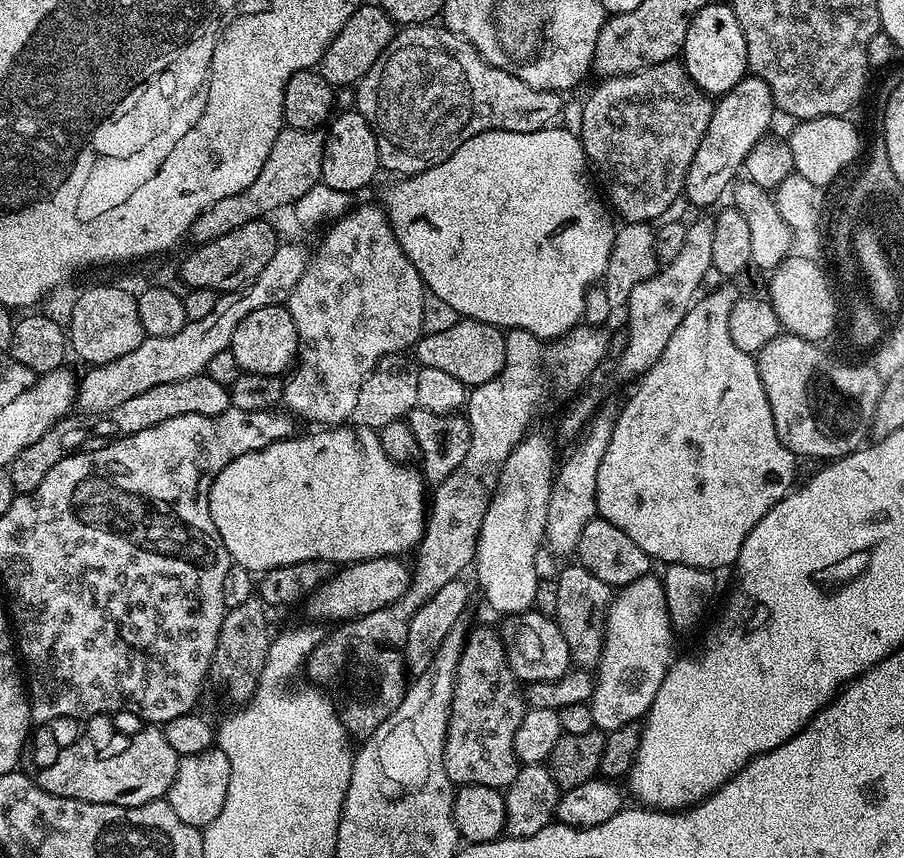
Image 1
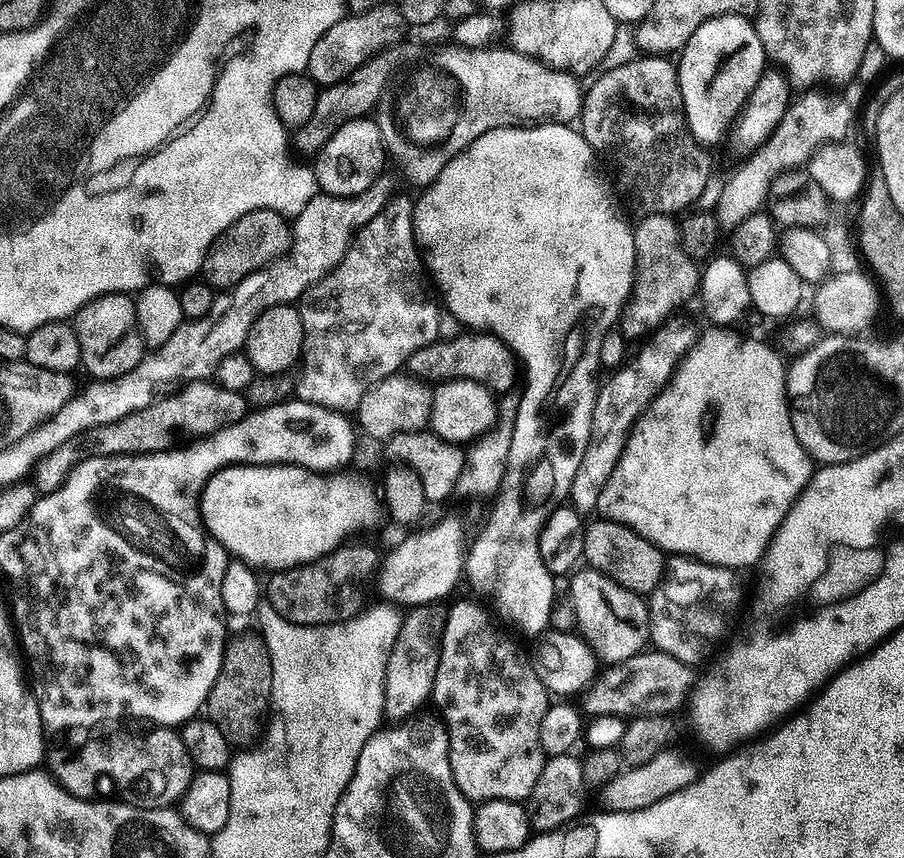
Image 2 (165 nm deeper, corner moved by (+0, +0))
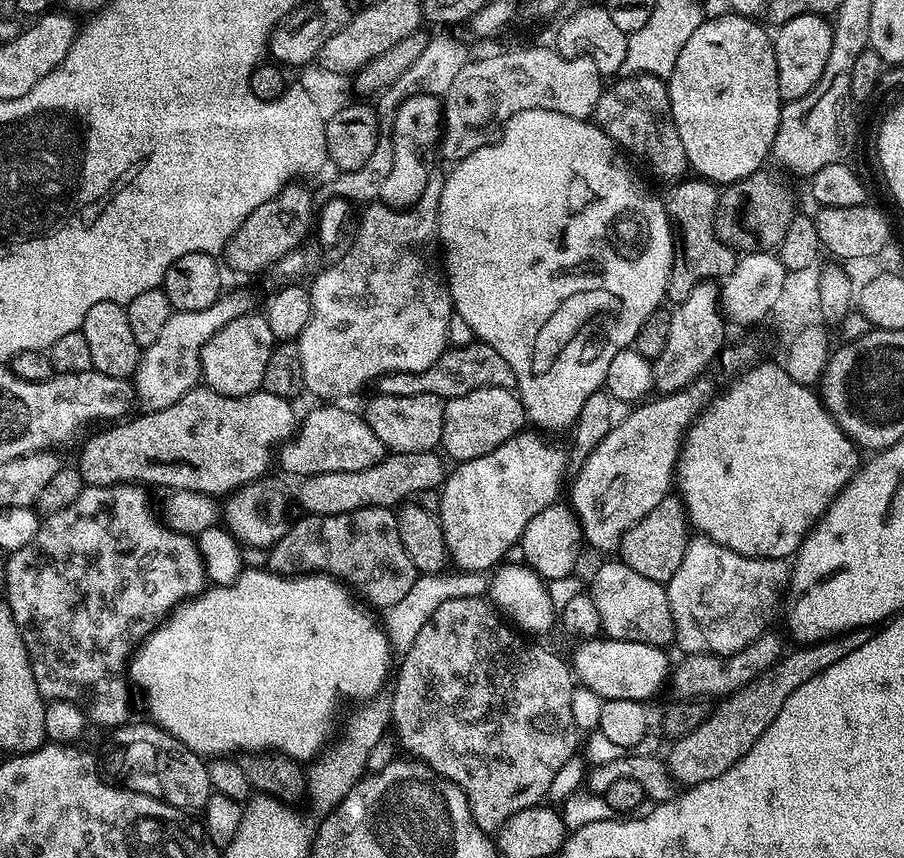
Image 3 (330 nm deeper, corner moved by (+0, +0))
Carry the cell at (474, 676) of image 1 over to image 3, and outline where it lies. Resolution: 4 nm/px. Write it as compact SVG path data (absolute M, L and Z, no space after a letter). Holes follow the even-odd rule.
M478 596L450 598L446 602L442 602L442 606L438 606L438 610L434 610L434 614L430 614L426 626L422 626L422 630L418 630L414 642L403 653L404 661L401 662L400 669L397 672L395 669L394 672L396 685L393 686L392 692L390 691L392 702L390 724L394 729L399 747L403 751L405 748L408 751L405 753L409 757L421 760L440 776L445 776L448 780L455 782L466 794L474 822L483 832L489 834L499 832L510 817L518 814L518 810L537 807L547 797L550 782L554 782L554 774L558 774L558 770L562 770L562 766L566 766L570 757L577 755L578 752L578 748L576 748L578 730L574 726L574 718L570 714L570 694L574 687L574 673L569 661L565 657L563 660L558 653L551 652L548 648L539 648L536 644L523 644L519 638L521 639L505 623L501 613L487 599Z

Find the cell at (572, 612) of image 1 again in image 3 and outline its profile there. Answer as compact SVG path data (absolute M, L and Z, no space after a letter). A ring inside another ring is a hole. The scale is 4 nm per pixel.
M608 560L593 574L592 582L590 578L590 594L594 598L594 607L598 609L598 615L602 617L602 632L607 639L653 644L656 648L664 648L673 643L676 631L672 625L667 587L658 582L650 582L650 578L642 578L642 574L630 570L630 566L626 566L623 560Z

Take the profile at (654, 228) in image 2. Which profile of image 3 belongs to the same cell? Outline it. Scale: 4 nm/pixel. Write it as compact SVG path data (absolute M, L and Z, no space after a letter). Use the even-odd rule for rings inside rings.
M685 178L673 188L676 189L664 200L668 222L672 226L674 245L667 299L677 305L690 298L690 290L694 290L694 286L731 274L738 256L719 240L714 230L716 203L720 200L717 185L703 178Z

